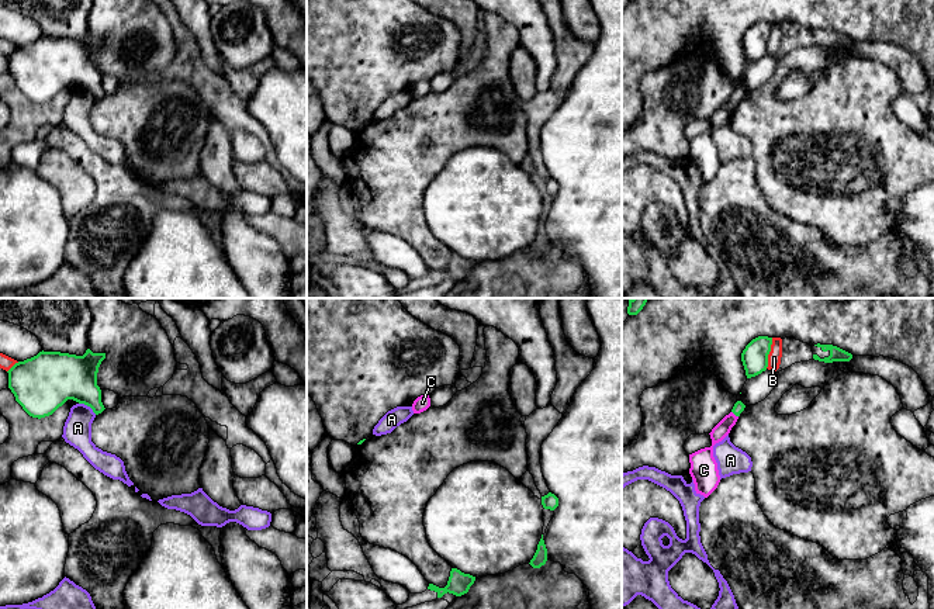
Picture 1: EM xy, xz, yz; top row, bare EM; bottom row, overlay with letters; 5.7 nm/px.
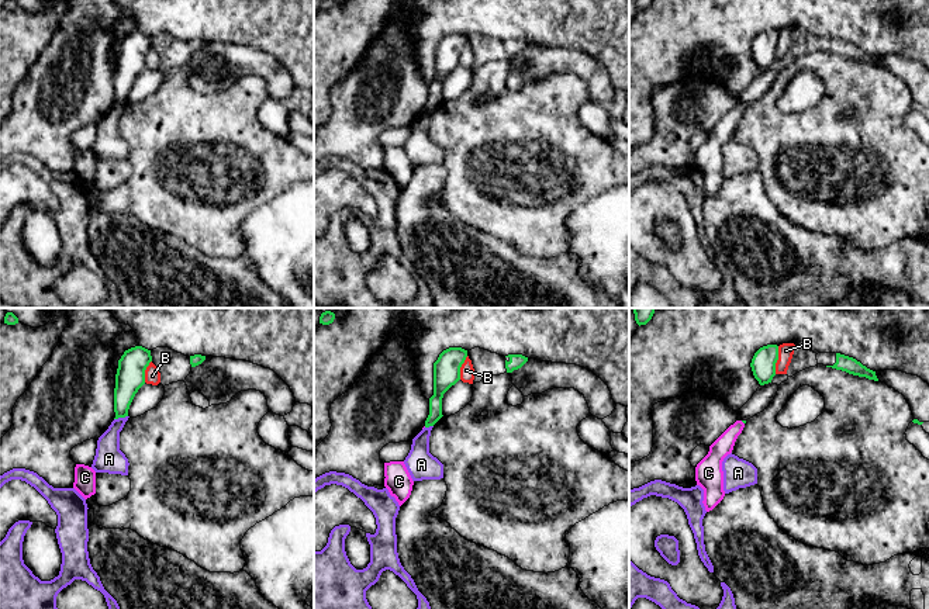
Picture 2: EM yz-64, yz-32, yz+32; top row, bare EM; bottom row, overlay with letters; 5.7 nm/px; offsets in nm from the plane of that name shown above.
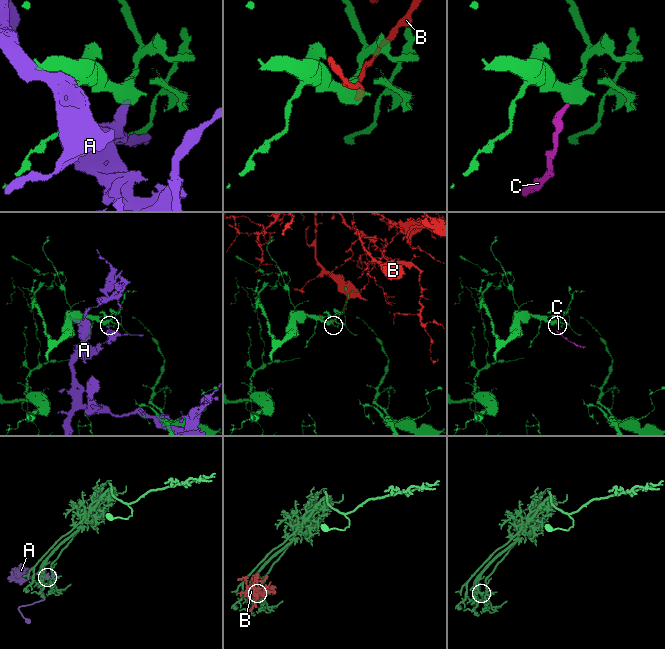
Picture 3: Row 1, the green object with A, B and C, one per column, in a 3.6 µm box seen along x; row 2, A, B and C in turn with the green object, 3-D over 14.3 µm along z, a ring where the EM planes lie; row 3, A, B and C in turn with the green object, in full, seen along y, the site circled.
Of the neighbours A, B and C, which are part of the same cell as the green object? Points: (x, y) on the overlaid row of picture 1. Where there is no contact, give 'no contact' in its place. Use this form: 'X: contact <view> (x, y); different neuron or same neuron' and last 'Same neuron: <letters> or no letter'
A: contact xy (87, 405); different neuron
B: contact yz (768, 353); different neuron
C: contact yz (734, 414); same neuron
Same neuron: C

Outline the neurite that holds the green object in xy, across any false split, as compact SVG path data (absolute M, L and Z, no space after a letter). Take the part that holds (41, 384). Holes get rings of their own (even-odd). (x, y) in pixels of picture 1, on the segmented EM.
M90 349L83 356L42 350L7 371L8 388L32 418L52 415L68 399L84 404L98 415L105 409L97 385L104 359L105 353L93 353Z

